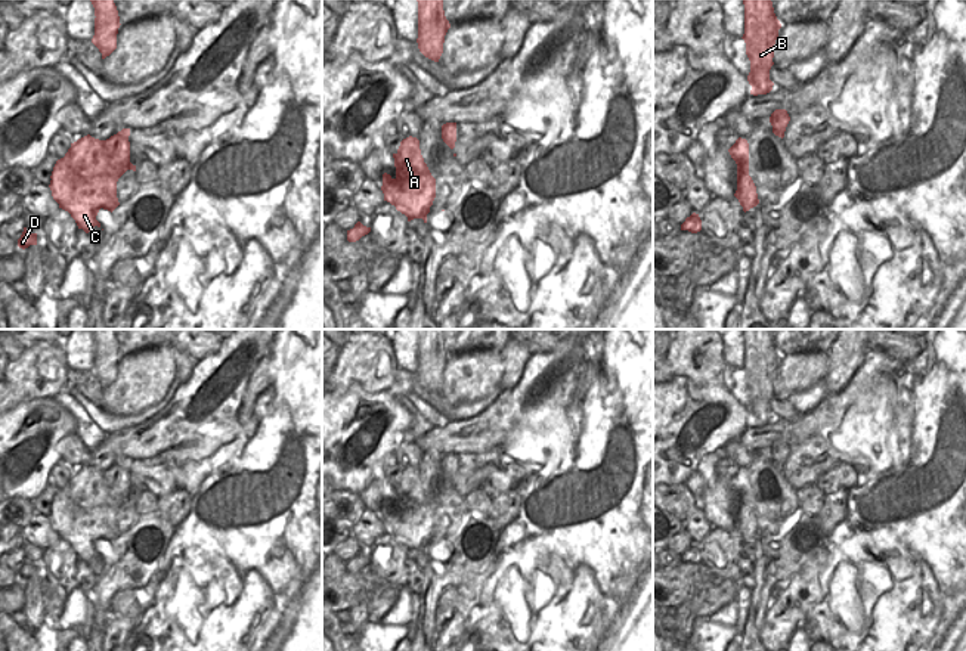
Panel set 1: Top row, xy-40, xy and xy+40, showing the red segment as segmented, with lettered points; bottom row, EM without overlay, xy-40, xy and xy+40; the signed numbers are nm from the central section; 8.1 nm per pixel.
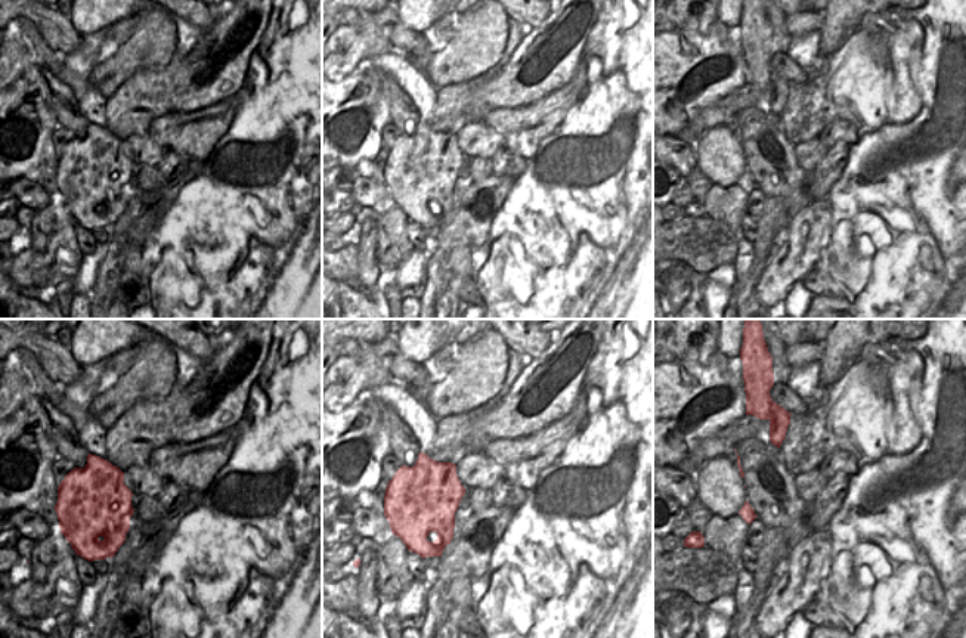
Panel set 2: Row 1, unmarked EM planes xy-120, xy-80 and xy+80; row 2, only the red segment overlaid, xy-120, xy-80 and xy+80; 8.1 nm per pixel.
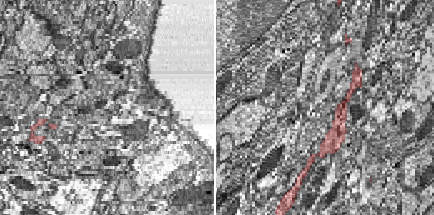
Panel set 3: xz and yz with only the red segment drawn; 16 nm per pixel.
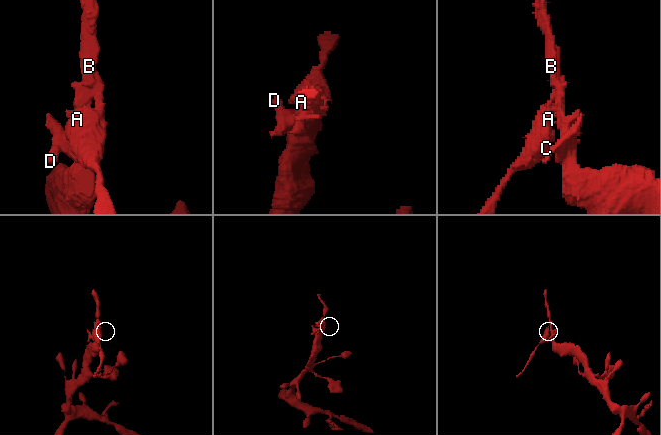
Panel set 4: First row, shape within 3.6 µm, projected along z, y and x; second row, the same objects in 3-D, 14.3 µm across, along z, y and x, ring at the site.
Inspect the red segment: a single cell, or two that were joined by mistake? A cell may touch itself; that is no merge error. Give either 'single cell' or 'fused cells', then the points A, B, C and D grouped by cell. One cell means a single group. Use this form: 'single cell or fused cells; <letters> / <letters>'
fused cells; A C / B D

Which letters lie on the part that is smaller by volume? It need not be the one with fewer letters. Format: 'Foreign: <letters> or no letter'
Foreign: A, C

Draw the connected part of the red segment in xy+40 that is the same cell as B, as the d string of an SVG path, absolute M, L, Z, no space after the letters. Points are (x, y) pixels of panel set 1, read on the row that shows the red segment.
M743 0L746 55L750 61L747 81L752 86L750 94L767 94L774 83L770 80L770 69L774 65L774 44L781 28L771 0Z

